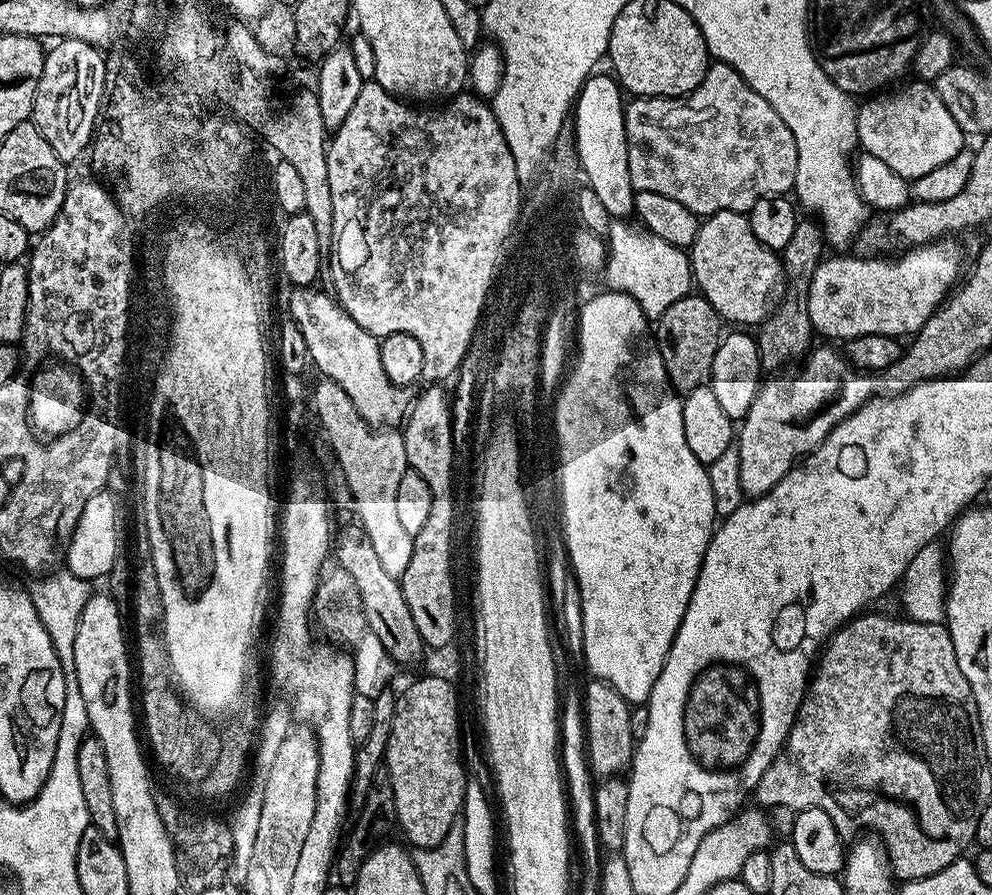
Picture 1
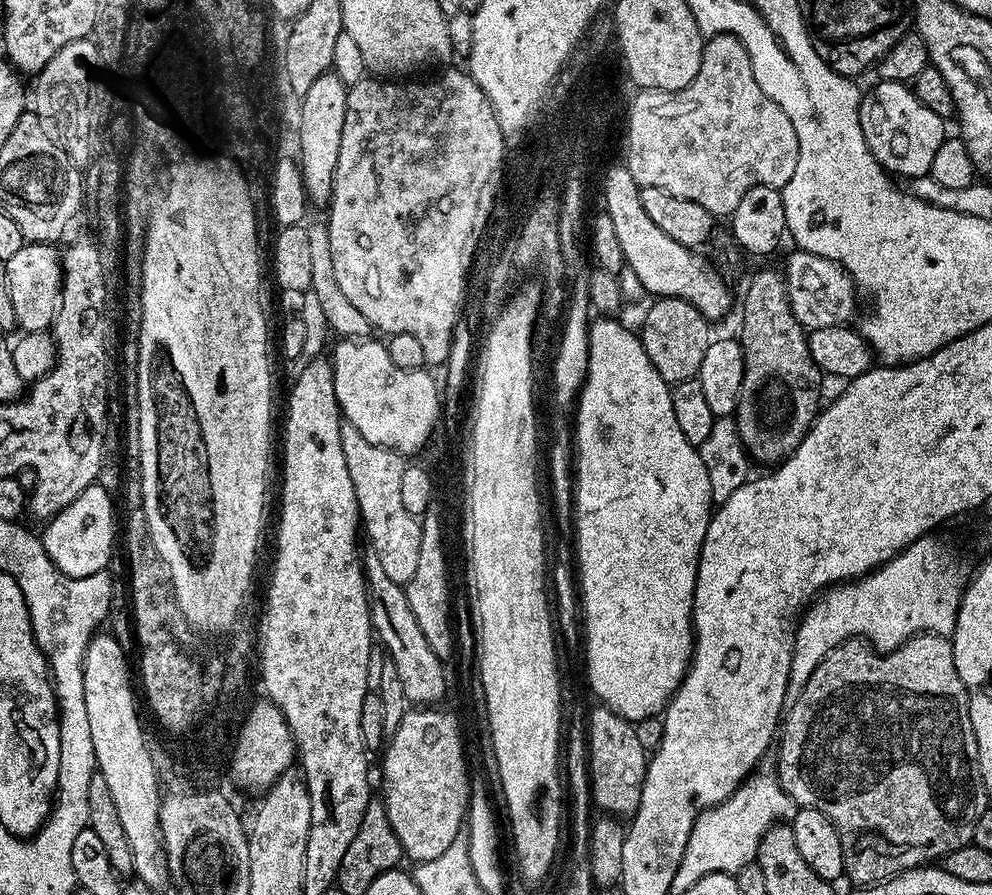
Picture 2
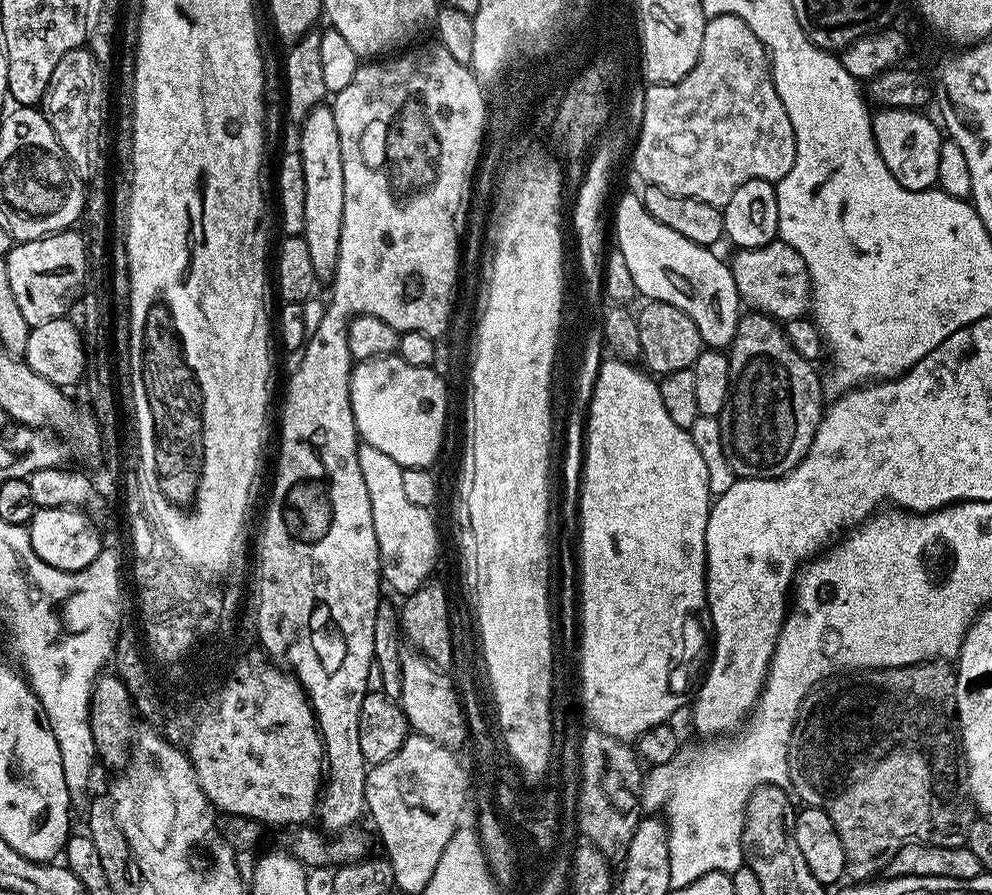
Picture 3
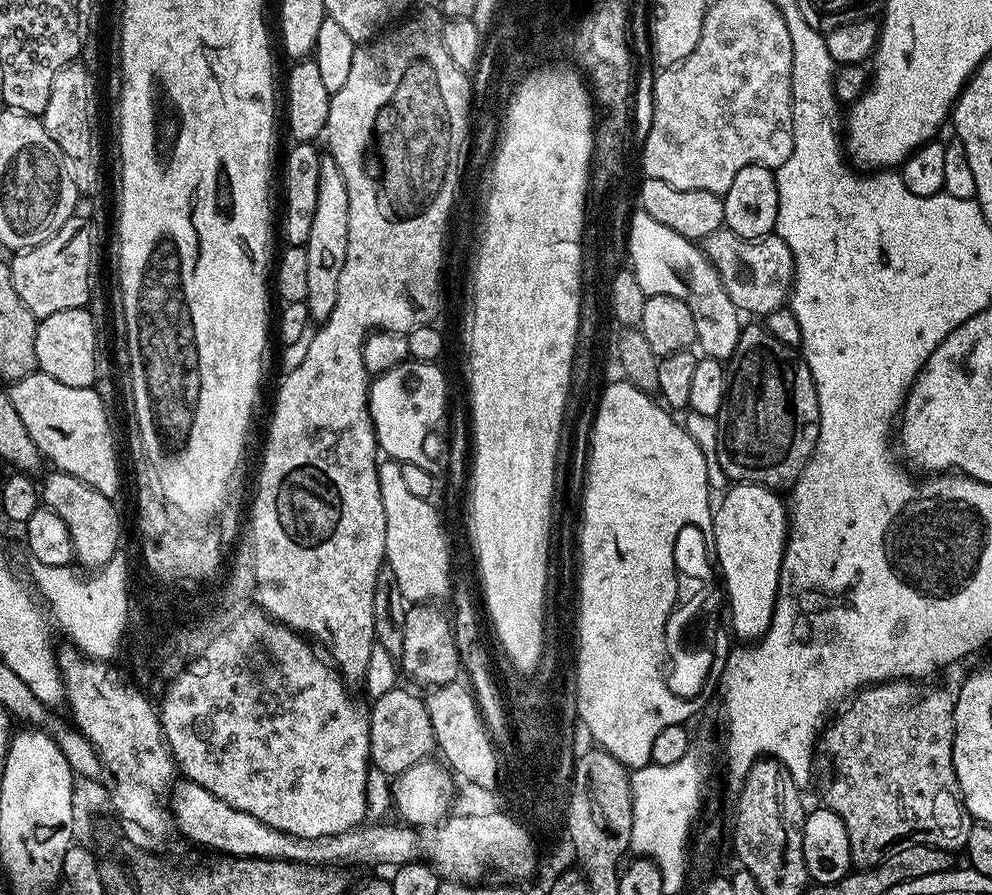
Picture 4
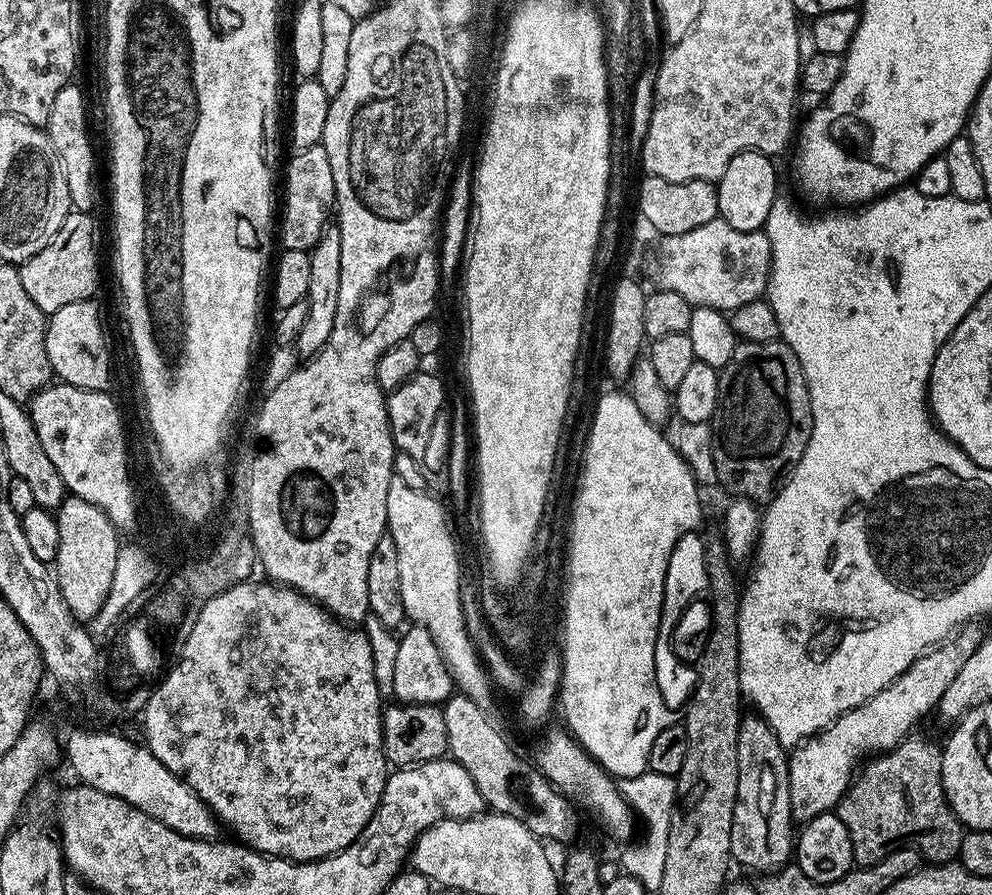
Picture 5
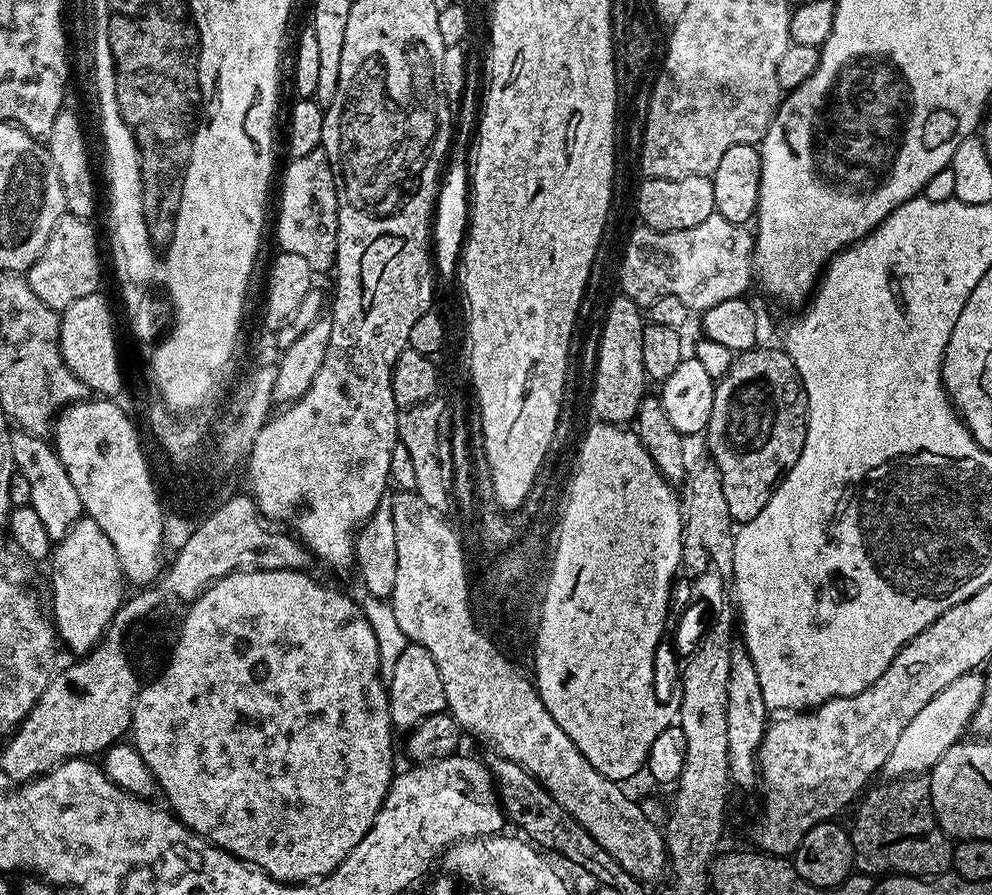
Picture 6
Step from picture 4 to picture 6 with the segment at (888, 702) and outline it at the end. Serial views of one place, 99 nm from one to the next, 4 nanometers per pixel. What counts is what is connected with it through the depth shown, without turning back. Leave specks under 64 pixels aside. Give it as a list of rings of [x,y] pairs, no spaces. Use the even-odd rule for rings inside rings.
[[[923,775],[888,778],[859,797],[856,821],[850,824],[854,868],[873,878],[889,874],[935,878],[952,867],[953,841],[940,829]]]

